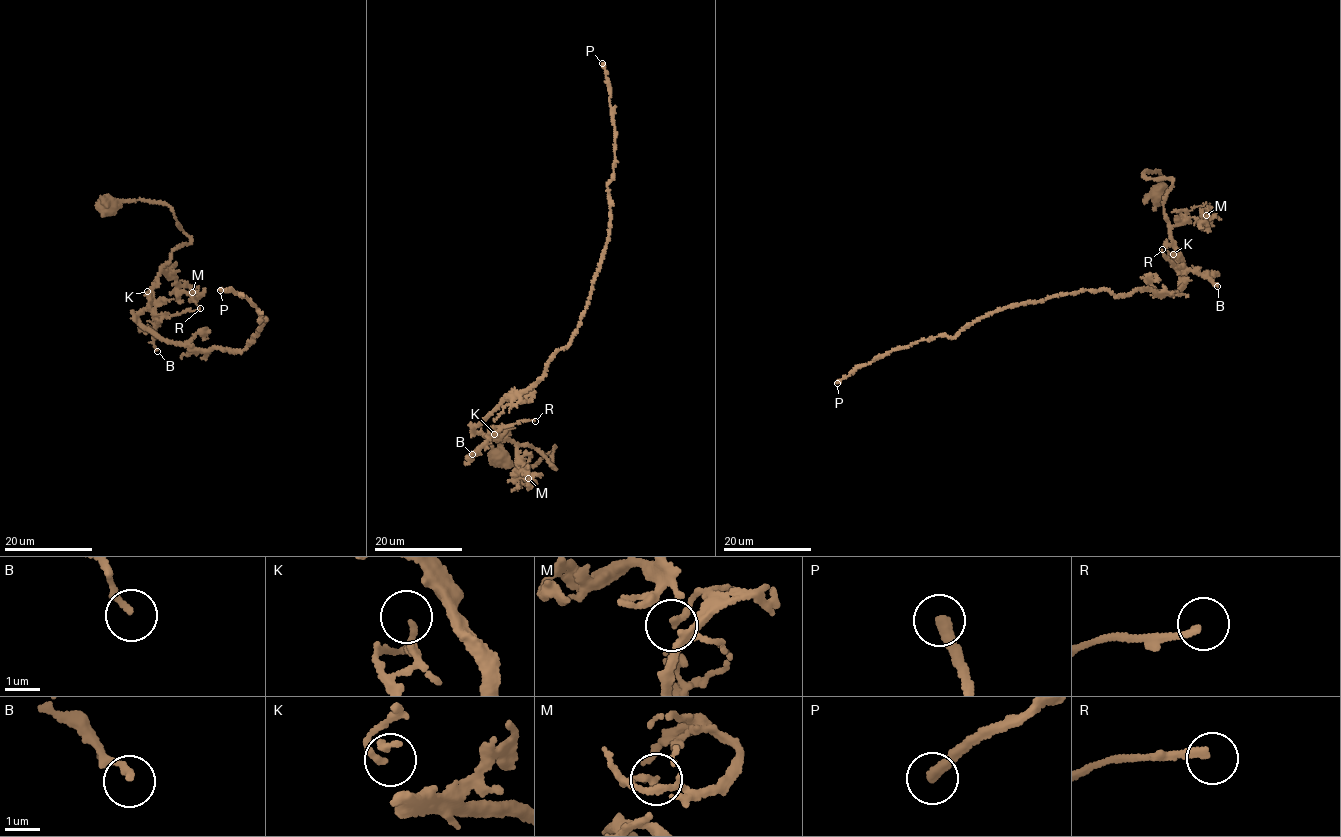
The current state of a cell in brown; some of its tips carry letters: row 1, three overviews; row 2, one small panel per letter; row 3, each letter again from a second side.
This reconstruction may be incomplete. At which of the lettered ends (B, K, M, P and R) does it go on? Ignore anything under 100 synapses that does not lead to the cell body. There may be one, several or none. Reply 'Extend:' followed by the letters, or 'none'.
Extend: P

